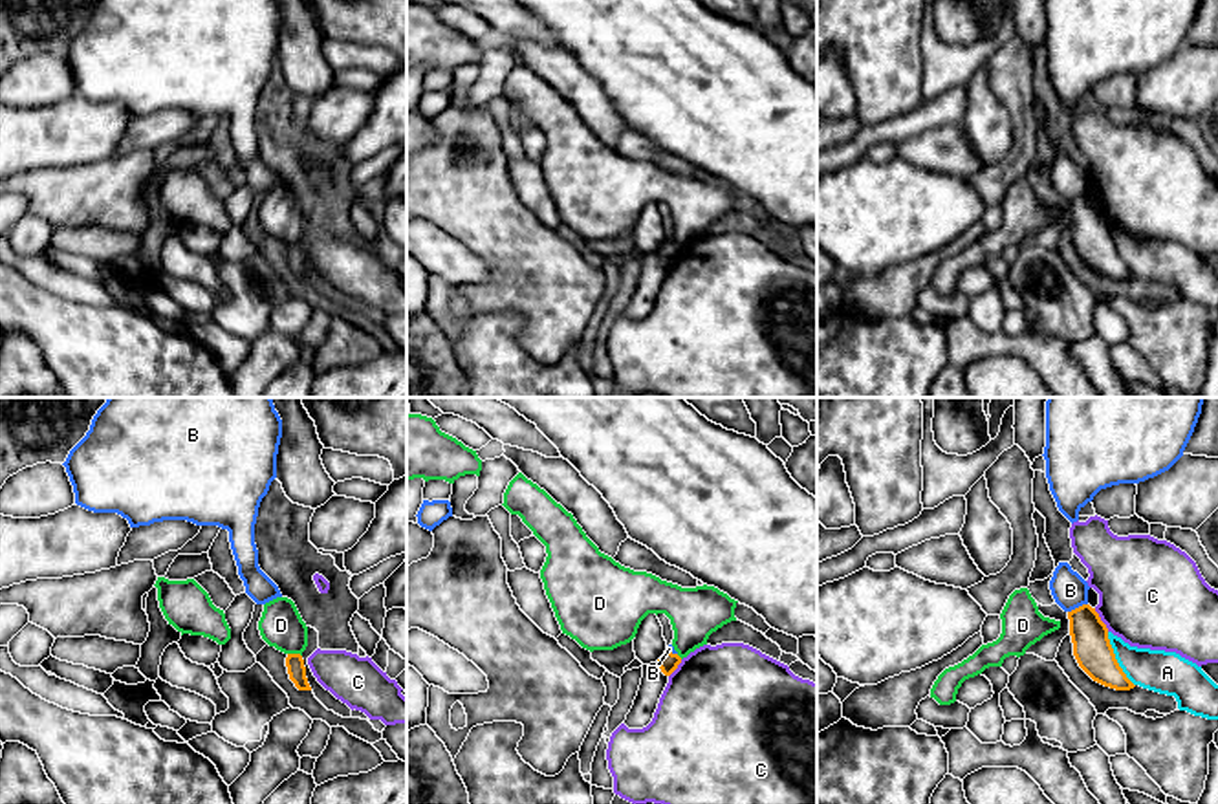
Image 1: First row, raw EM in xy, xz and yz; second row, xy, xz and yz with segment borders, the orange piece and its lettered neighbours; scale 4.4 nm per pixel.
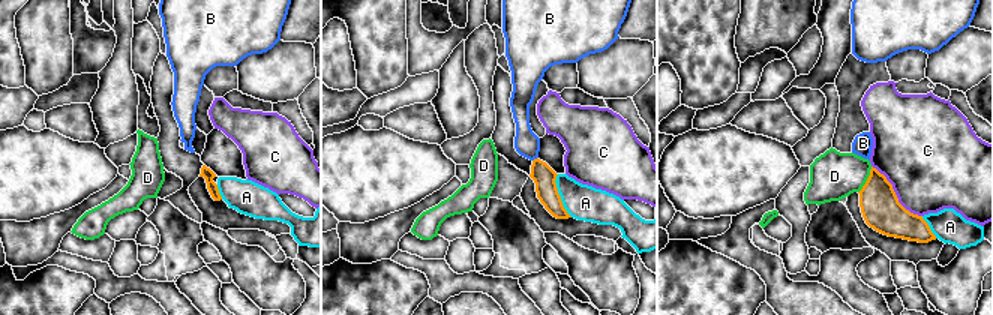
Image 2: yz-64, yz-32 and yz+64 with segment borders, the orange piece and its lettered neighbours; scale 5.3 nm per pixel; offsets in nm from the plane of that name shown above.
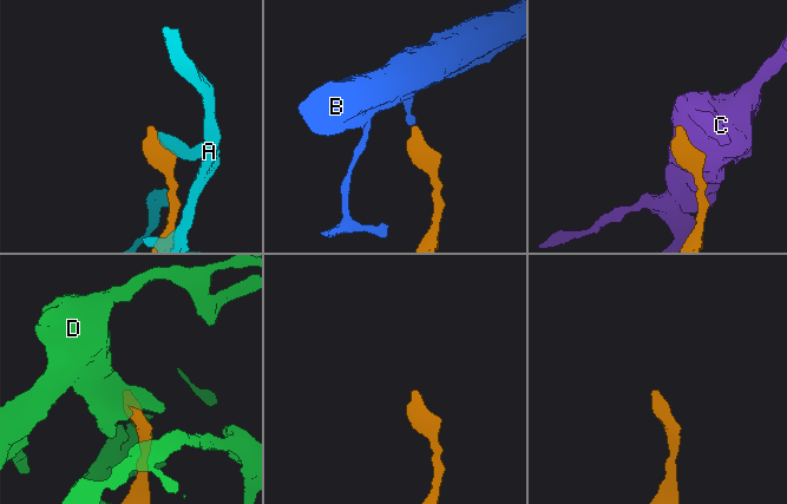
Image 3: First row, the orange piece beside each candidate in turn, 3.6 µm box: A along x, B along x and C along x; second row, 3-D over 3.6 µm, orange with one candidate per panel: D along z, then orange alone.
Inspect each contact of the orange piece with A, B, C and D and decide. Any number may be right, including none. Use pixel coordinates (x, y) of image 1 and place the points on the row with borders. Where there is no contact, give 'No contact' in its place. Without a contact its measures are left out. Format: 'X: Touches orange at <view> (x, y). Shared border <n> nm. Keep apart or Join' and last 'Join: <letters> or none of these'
A: Touches orange at yz (1116, 660). Shared border 260 nm. Keep apart
B: Touches orange at yz (1079, 607). Shared border 100 nm. Keep apart
C: Touches orange at yz (1099, 619). Shared border 120 nm. Keep apart
D: Touches orange at xy (295, 654). Shared border 70 nm. Keep apart
Join: none of these

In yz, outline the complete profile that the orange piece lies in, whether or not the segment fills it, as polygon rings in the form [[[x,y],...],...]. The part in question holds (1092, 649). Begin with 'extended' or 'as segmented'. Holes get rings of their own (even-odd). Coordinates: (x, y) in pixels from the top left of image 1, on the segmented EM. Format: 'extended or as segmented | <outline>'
as segmented | [[[1082,604],[1068,612],[1070,636],[1073,643],[1073,656],[1079,667],[1097,683],[1115,689],[1130,690],[1136,685],[1126,678],[1119,667],[1114,648],[1108,639],[1108,628],[1101,621],[1095,608]]]

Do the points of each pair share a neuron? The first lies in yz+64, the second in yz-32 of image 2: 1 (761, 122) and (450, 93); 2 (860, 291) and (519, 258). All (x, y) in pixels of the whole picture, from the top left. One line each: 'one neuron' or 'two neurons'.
1: two neurons
2: two neurons

